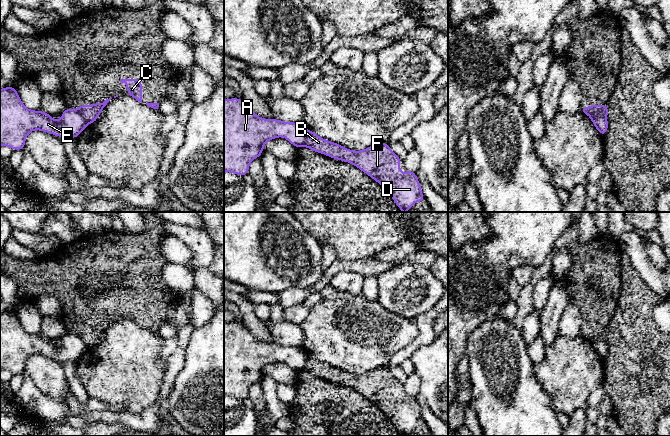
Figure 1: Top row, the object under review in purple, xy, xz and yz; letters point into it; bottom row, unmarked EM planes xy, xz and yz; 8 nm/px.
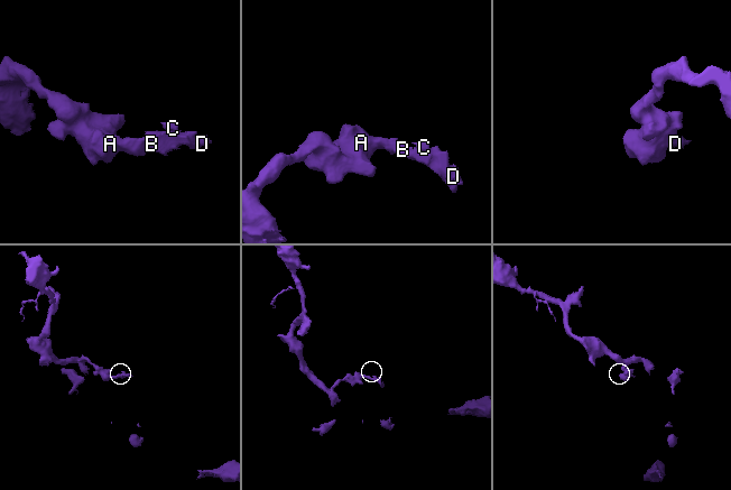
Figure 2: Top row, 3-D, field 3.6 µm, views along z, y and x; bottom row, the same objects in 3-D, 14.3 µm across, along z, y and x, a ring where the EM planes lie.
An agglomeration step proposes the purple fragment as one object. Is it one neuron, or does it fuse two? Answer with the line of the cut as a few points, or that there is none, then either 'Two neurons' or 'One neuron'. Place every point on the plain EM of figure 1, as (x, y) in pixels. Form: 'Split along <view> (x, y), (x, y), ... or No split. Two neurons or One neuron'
Split along yz (590, 339), (598, 339), (606, 343). Two neurons

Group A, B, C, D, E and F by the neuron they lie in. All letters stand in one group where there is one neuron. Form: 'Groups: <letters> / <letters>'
Groups: A E / B C D F

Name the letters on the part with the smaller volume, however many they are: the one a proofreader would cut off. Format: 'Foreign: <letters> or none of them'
Foreign: B, C, D, F

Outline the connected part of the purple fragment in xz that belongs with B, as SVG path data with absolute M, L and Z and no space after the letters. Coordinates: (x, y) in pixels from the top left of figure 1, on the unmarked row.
M307 354L303 371L357 390L386 414L402 436L410 433L415 426L426 424L416 397L407 393L405 398L401 397L401 382L392 376L387 366L377 367L361 375L352 375Z

